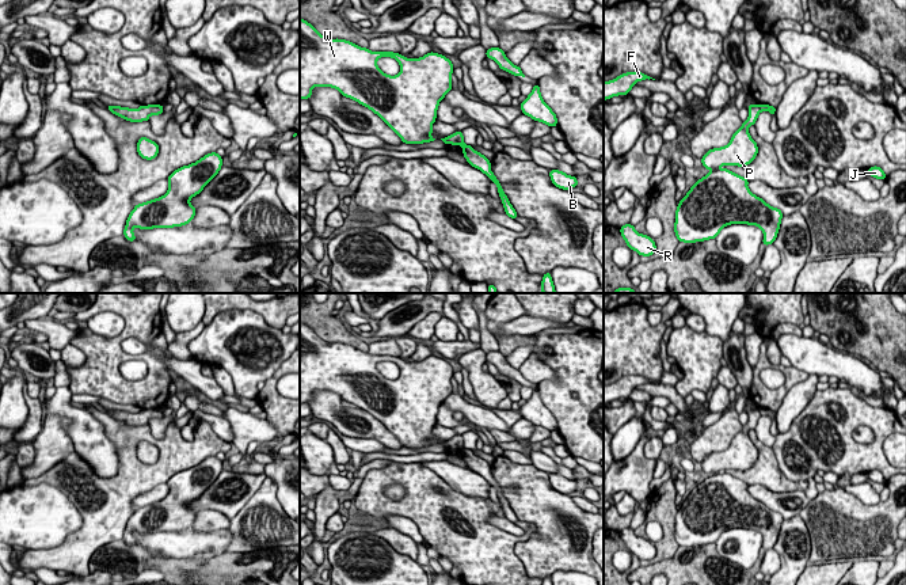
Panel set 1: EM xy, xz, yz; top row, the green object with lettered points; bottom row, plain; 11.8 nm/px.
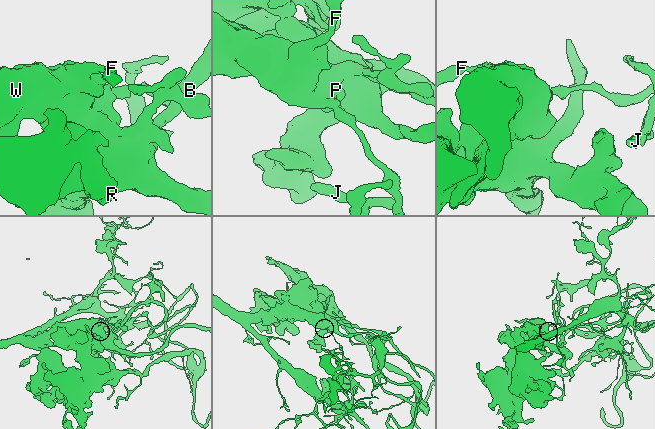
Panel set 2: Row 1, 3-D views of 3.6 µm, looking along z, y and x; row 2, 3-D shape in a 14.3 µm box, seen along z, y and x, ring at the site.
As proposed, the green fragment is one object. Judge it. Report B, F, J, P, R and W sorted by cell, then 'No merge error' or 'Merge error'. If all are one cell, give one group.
Groups: B F P R W / J. Merge error

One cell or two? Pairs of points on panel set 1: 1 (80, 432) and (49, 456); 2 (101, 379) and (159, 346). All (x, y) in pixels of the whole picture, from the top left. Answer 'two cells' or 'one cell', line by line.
1: two cells
2: two cells

